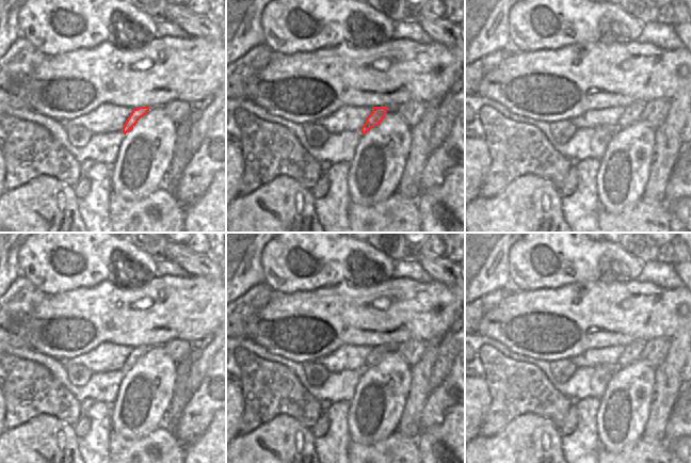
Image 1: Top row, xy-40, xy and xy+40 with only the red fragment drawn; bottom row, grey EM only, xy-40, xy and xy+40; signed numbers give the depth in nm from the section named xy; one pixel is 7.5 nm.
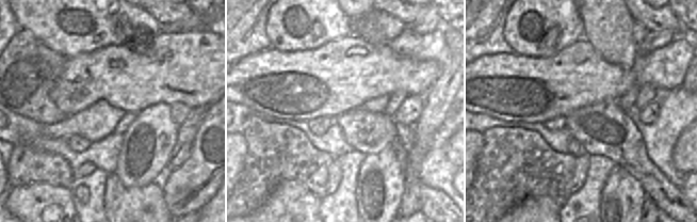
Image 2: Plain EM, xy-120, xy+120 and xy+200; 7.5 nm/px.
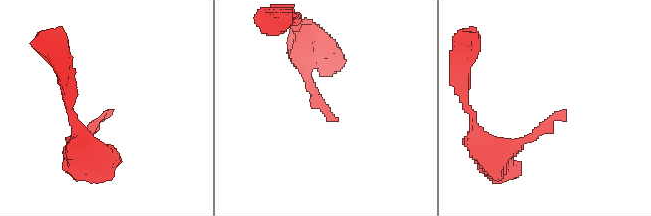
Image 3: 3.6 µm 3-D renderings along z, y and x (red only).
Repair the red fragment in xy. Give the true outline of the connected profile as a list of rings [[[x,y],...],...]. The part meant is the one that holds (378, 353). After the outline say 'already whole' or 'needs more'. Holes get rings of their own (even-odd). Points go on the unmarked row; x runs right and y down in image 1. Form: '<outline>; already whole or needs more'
[[[385,344],[383,346],[372,346],[372,351],[366,357],[366,362],[360,367],[365,373],[371,367],[377,365],[390,352],[398,352],[398,344]]]; needs more

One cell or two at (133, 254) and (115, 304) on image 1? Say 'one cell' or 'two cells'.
two cells

